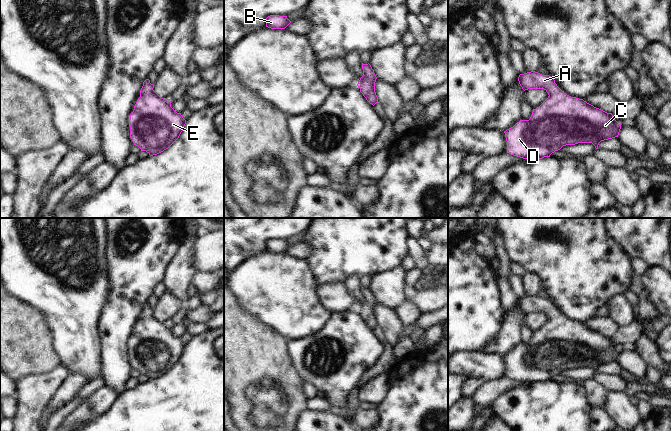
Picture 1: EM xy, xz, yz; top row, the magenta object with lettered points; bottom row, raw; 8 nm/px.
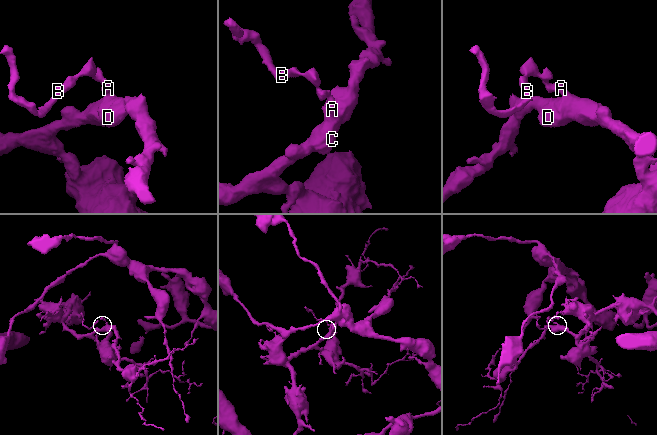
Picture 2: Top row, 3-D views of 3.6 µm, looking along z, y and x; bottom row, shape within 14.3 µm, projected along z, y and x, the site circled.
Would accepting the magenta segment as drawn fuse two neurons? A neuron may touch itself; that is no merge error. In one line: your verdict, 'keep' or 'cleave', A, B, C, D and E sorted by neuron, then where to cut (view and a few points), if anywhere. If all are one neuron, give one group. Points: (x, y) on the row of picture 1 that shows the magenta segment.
keep | A B C D E | no cut

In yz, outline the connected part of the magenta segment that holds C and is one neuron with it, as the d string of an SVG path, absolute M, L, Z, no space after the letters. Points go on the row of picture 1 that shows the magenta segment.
M531 71L520 74L518 81L524 91L528 89L544 89L549 96L539 107L533 109L529 120L520 120L513 127L504 131L507 141L507 153L528 160L542 159L544 157L550 157L552 153L566 145L592 143L595 148L598 149L598 145L601 141L618 137L621 124L613 118L612 113L607 113L596 108L583 99L567 95L557 86L551 76Z

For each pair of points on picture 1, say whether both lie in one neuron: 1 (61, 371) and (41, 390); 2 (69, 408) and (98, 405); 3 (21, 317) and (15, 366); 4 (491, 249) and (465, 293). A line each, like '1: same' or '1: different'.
1: same
2: different
3: same
4: different

